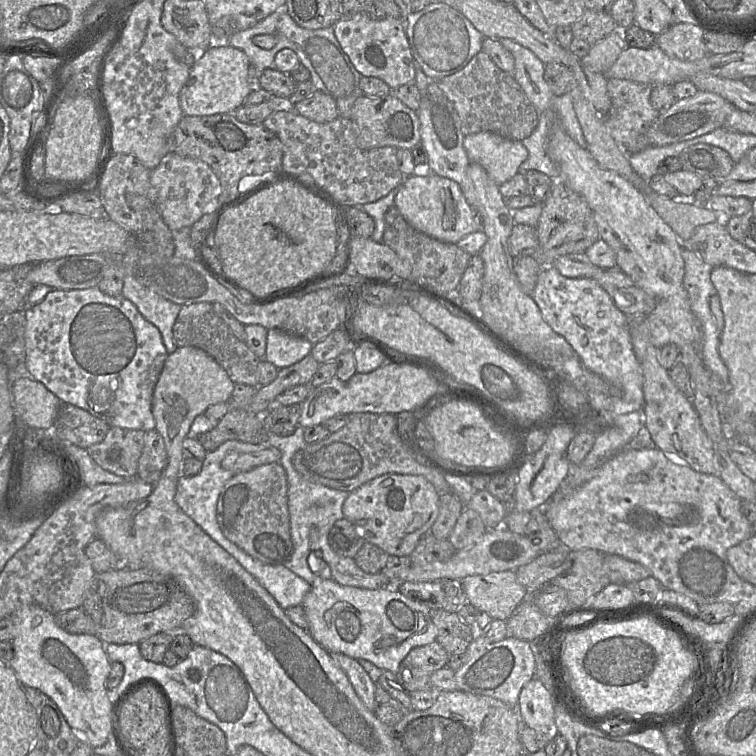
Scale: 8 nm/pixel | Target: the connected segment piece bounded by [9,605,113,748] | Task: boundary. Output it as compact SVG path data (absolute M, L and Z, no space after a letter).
M26 605L13 615L13 658L9 666L24 686L36 688L59 707L69 726L92 748L102 746L112 732L112 702L106 680L111 671L105 644L95 635L71 634L59 627L55 615L38 605Z

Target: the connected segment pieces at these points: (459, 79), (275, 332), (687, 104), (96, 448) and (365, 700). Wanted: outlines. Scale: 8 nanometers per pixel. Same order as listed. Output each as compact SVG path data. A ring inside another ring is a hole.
M484 51L477 53L458 72L432 81L438 83L439 88L453 104L460 117L461 130L465 136L479 132L493 132L507 139L522 141L528 138L538 126L537 110L527 99L513 75L500 70Z
M277 328L268 329L264 359L277 368L291 366L311 353L313 345L304 337Z
M698 90L691 97L676 99L666 110L659 113L647 130L647 147L658 147L689 140L723 127L732 110L732 103L718 94Z
M110 427L105 438L86 450L91 459L103 469L131 479L136 476L138 461L144 447L142 430Z
M330 653L330 656L344 671L364 706L373 712L375 709L376 684L371 680L367 672L355 659L344 654Z

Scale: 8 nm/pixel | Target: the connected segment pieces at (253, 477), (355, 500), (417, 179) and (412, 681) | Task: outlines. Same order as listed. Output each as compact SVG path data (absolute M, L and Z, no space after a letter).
M279 462L235 474L217 501L216 517L224 536L263 563L286 565L293 552L287 489L286 472Z
M388 473L350 492L342 512L365 542L376 545L389 555L410 556L438 517L439 493L423 476Z
M436 174L406 177L399 185L394 206L415 230L445 243L456 244L464 236L482 230L480 216L468 204L460 186Z
M436 641L412 649L396 673L399 684L409 693L433 690L430 677L446 666L448 656Z

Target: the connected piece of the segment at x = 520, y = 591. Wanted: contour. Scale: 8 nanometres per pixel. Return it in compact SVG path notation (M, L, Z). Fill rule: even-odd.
M516 570L473 575L461 580L467 602L478 611L484 611L493 620L506 621L528 597L528 590L518 581Z

